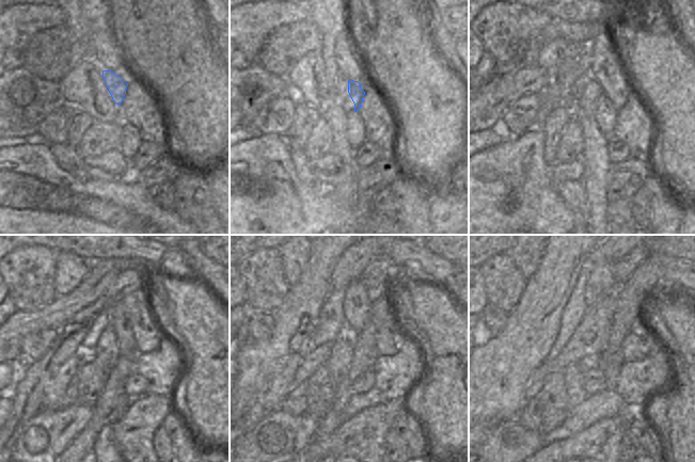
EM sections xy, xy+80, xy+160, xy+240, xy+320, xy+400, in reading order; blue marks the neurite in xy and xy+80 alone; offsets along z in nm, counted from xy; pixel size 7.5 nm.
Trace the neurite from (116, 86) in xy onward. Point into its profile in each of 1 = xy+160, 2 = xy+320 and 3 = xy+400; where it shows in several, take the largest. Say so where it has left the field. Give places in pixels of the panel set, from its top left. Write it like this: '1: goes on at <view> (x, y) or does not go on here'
1: goes on at xy+160 (591, 92)
2: goes on at xy+320 (342, 350)
3: goes on at xy+400 (573, 375)

